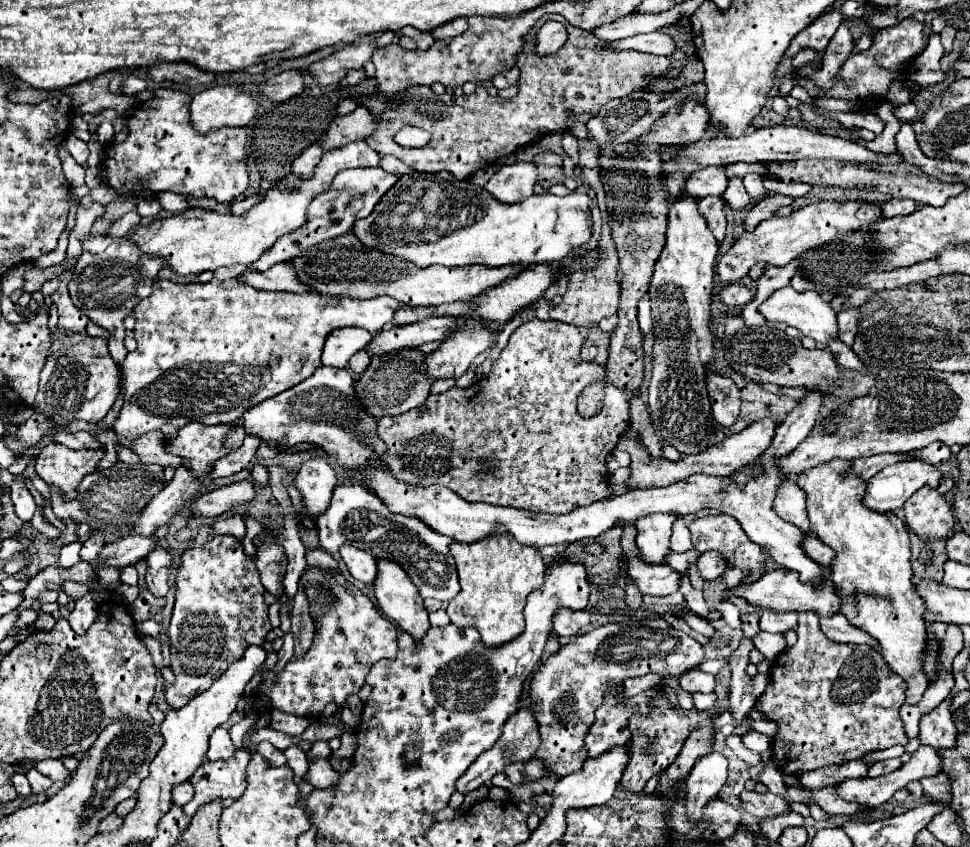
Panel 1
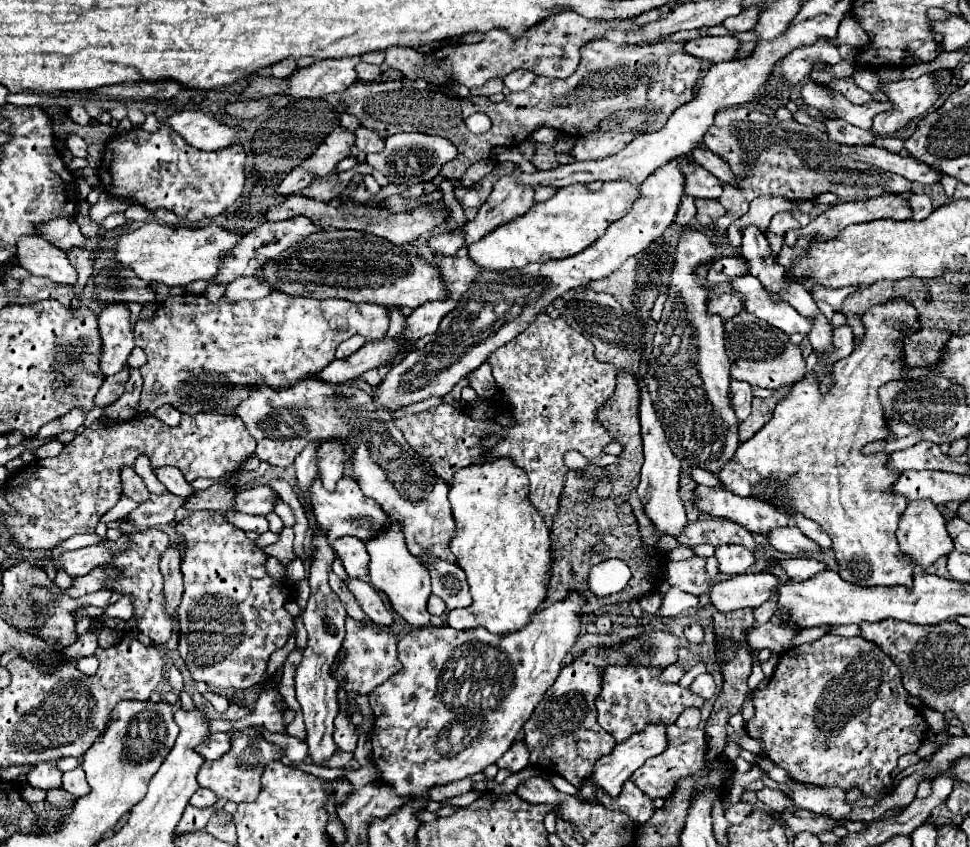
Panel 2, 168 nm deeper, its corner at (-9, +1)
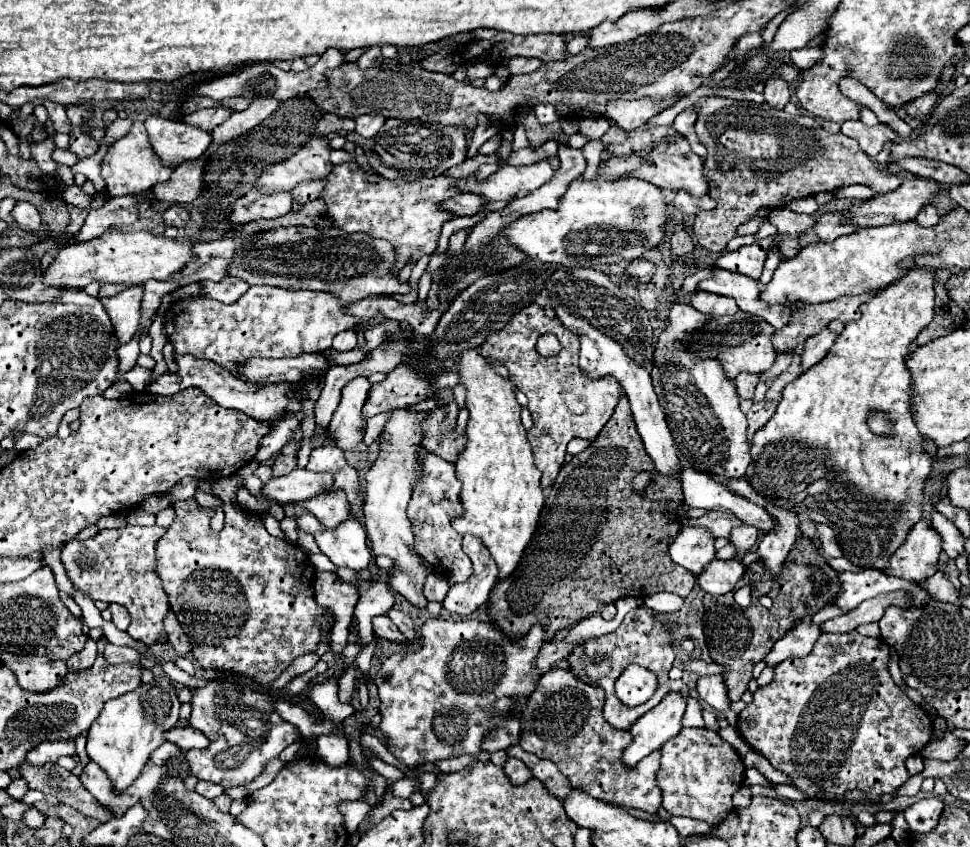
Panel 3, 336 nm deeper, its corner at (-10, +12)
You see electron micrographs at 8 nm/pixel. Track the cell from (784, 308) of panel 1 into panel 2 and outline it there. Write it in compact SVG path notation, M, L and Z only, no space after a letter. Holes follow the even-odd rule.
M750 274L738 276L730 282L730 288L742 296L742 304L750 314L758 316L760 320L766 320L770 326L774 326L786 334L800 332L802 336L808 336L812 320L800 316L786 302L774 302L768 296L768 292L760 286L758 278L754 278Z

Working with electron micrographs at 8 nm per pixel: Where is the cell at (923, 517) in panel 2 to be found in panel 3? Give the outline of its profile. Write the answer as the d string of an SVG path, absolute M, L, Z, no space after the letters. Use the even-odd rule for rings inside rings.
M925 519L917 521L905 543L891 555L885 573L895 573L907 581L925 581L937 571L943 539L937 529Z

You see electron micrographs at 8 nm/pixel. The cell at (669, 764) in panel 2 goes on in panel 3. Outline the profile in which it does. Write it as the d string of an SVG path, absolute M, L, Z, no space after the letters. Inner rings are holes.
M705 727L681 729L677 737L661 747L661 767L657 771L657 785L663 793L663 807L671 815L693 817L717 827L733 809L731 795L743 785L745 765L731 743L723 741L719 733Z

